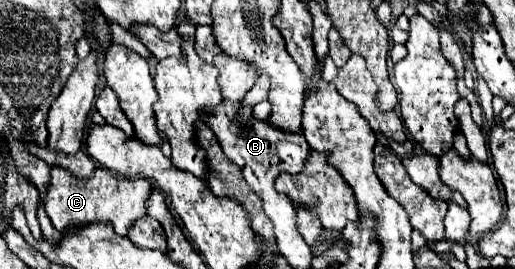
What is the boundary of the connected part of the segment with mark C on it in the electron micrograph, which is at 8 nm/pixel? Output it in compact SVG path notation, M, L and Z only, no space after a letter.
M51 167L51 181L47 185L47 197L43 199L45 211L53 221L57 231L65 231L71 223L85 225L93 221L111 221L115 233L127 235L133 221L147 215L147 197L151 191L151 183L141 177L117 177L109 169L95 167L95 173L87 181L75 181L67 169Z

